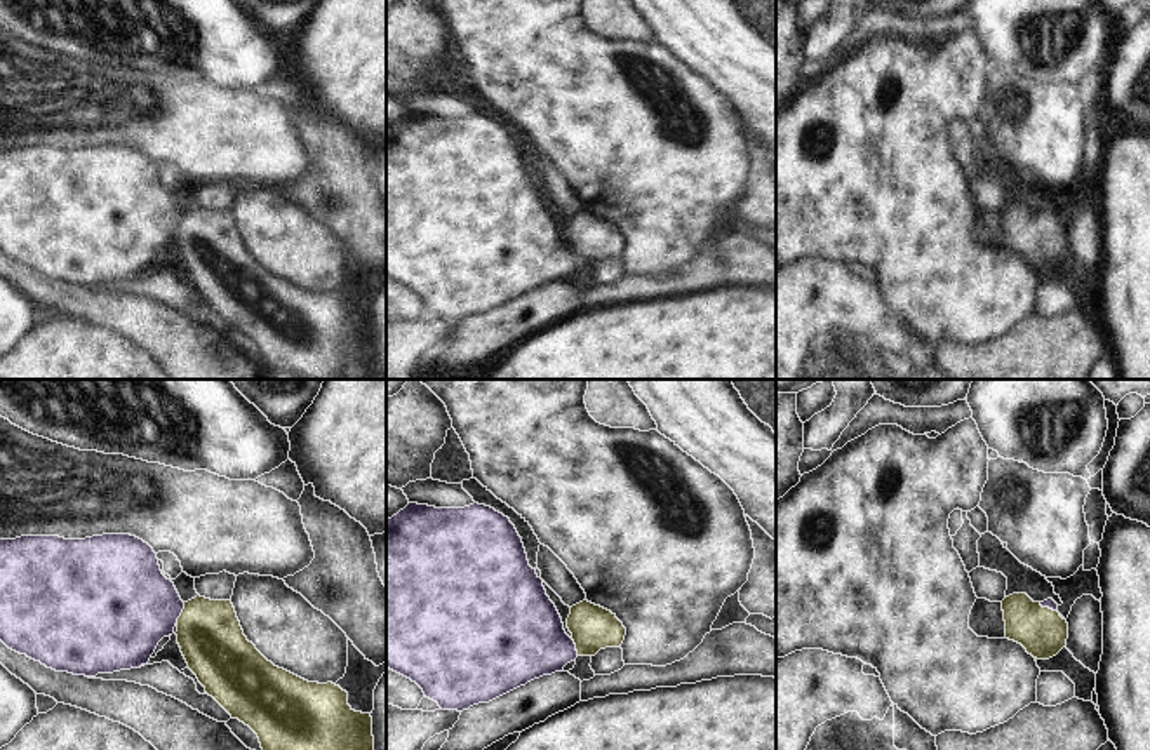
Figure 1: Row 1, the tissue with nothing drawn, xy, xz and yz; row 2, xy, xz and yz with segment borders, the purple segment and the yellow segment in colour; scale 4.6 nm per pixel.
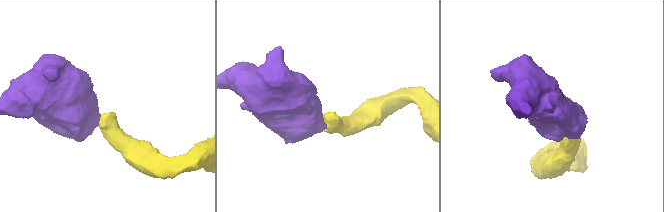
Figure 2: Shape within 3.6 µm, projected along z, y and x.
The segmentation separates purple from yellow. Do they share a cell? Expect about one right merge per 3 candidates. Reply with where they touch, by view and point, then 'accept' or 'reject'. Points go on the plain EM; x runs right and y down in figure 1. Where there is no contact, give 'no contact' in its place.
contact xy (180, 223); accept

